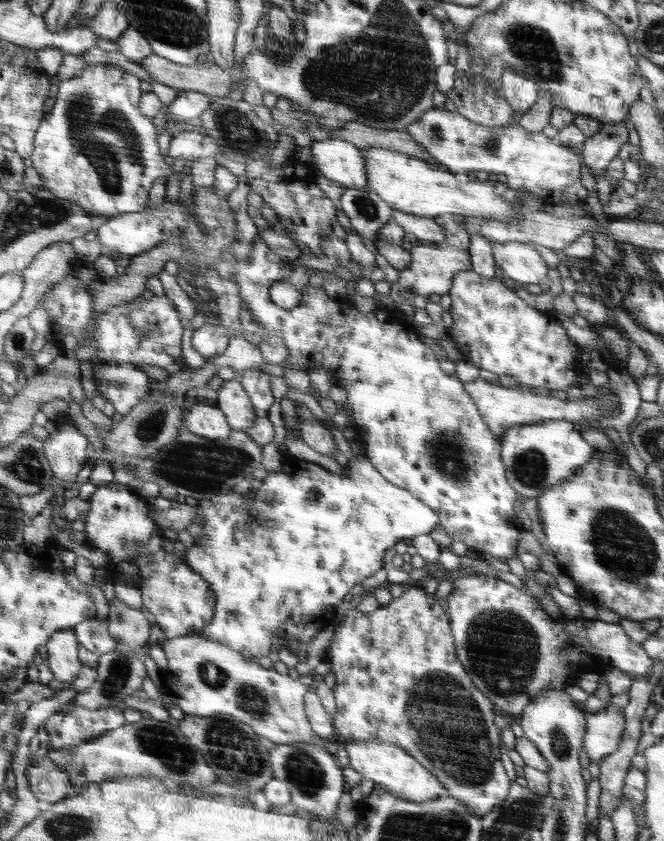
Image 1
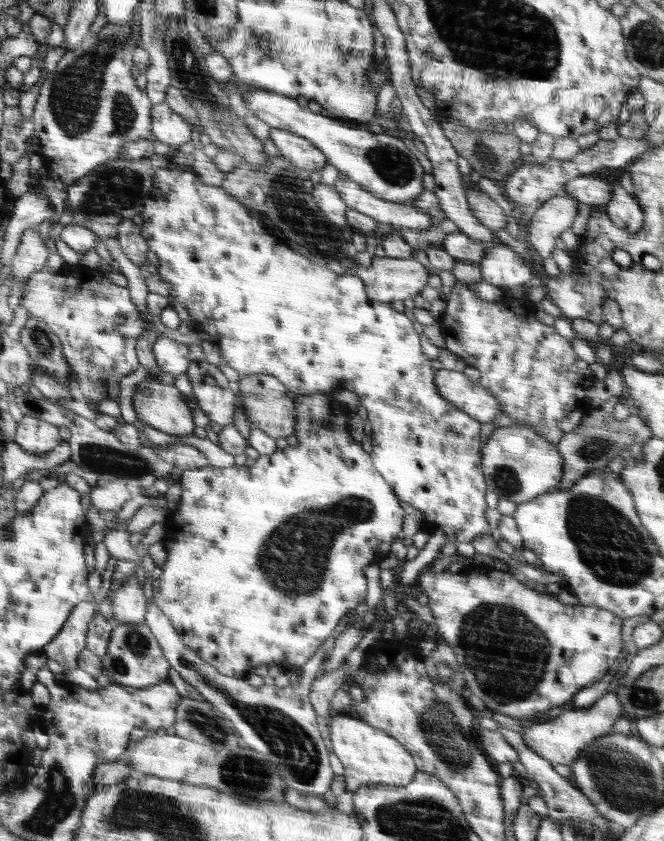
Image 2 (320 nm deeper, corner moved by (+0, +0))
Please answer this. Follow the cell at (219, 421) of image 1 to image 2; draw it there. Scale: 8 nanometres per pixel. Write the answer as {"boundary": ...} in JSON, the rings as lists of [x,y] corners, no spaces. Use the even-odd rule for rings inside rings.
{"boundary":[[[139,382],[132,397],[132,406],[138,423],[148,424],[170,435],[193,434],[192,412],[174,385]]]}

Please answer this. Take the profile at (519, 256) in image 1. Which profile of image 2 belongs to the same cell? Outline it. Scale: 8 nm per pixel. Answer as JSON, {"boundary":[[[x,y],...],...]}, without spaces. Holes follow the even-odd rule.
{"boundary":[[[499,242],[487,250],[480,267],[482,278],[498,287],[520,286],[535,275],[522,256],[510,246]]]}

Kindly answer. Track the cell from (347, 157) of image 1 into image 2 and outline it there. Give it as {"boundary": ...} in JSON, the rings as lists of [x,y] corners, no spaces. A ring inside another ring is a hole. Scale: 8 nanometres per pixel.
{"boundary":[[[270,129],[269,138],[276,145],[279,155],[282,155],[297,168],[310,174],[320,171],[328,163],[324,153],[309,140],[293,132],[280,129]]]}

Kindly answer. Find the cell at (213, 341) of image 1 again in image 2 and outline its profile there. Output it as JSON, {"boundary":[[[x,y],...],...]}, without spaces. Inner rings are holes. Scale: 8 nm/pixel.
{"boundary":[[[158,336],[153,346],[153,353],[162,372],[175,377],[182,374],[190,364],[189,348],[176,340]]]}

